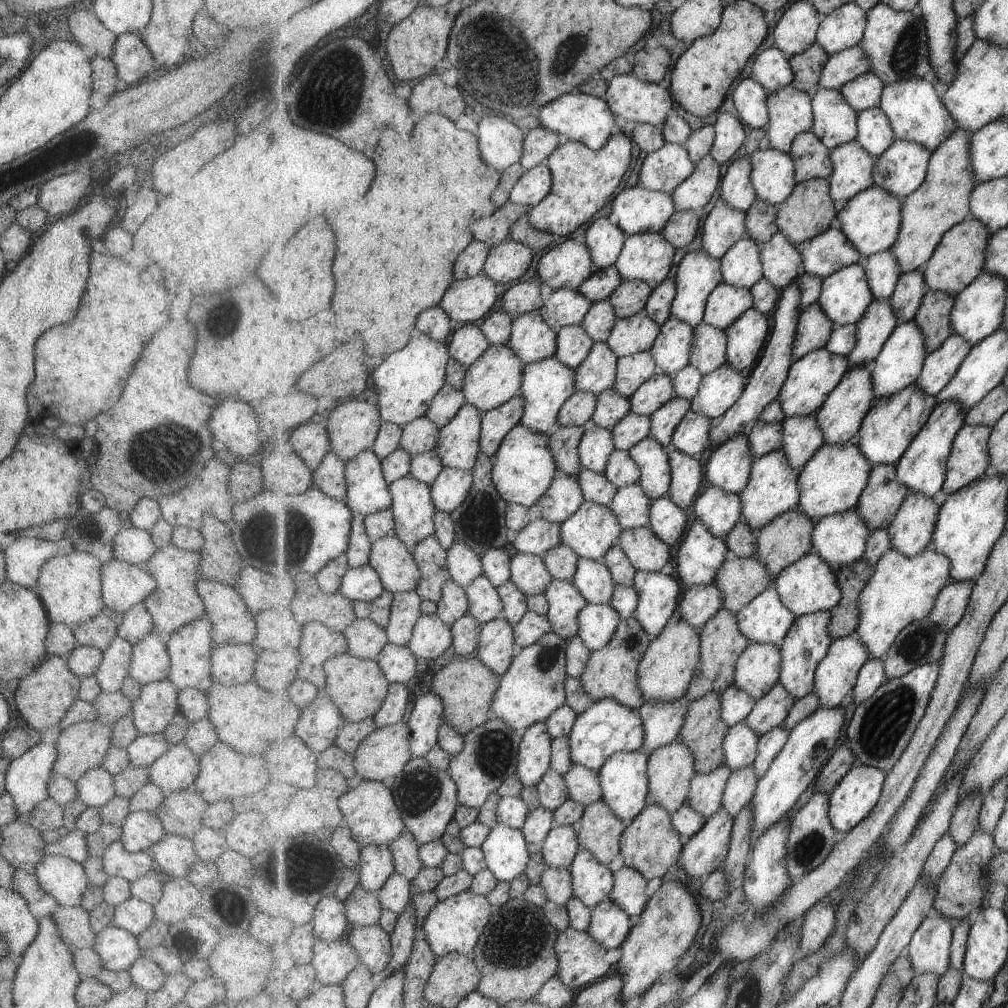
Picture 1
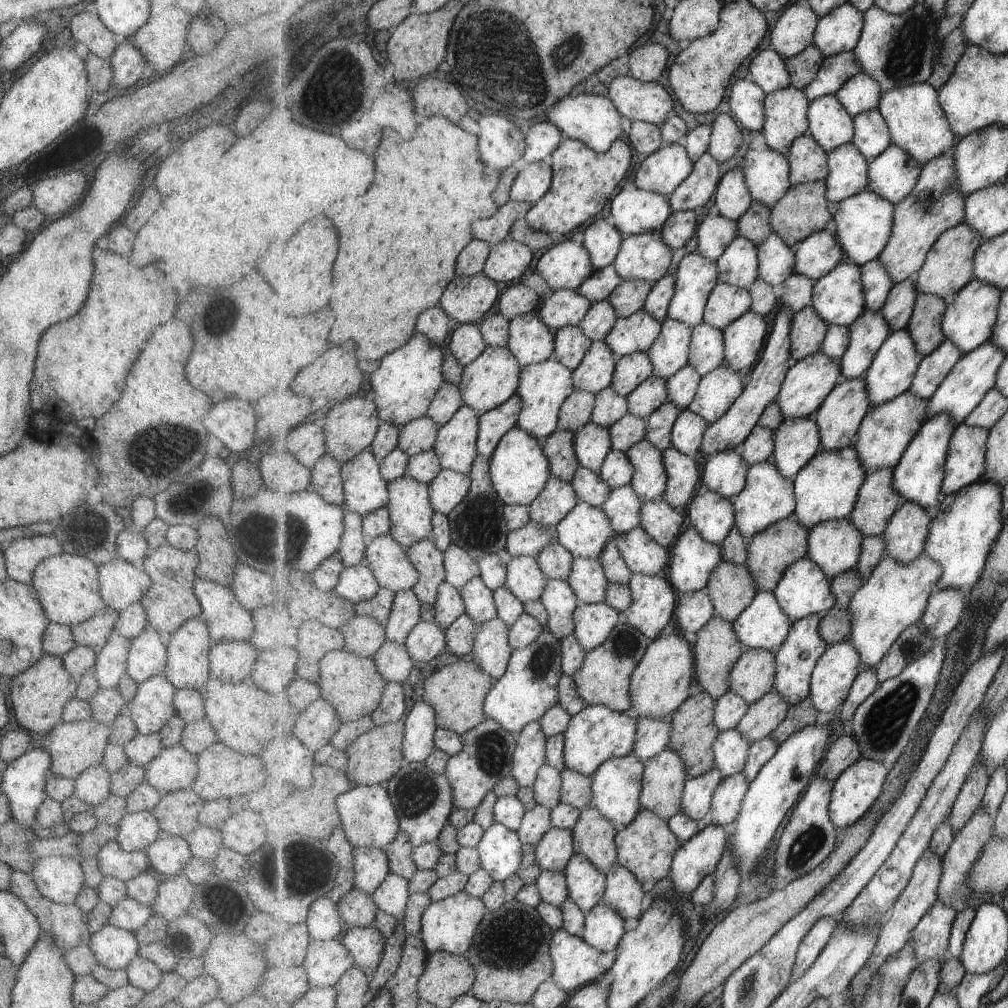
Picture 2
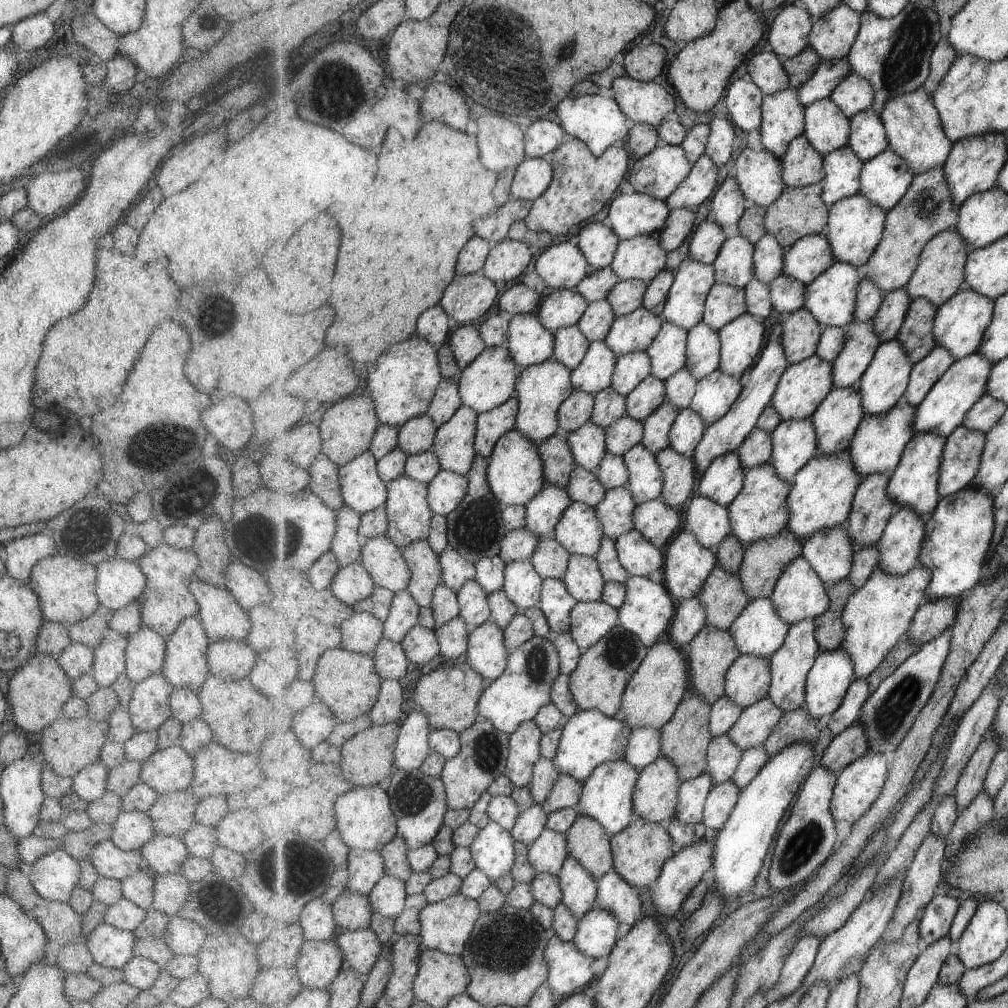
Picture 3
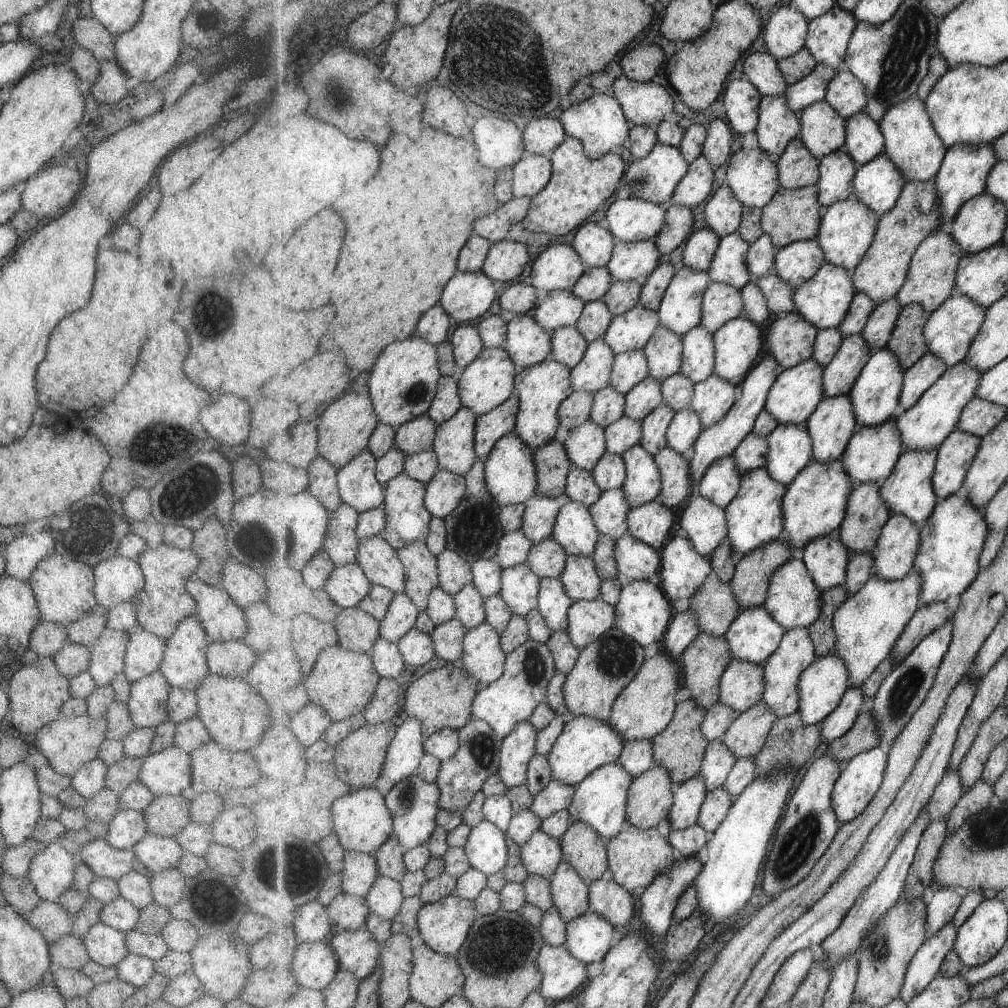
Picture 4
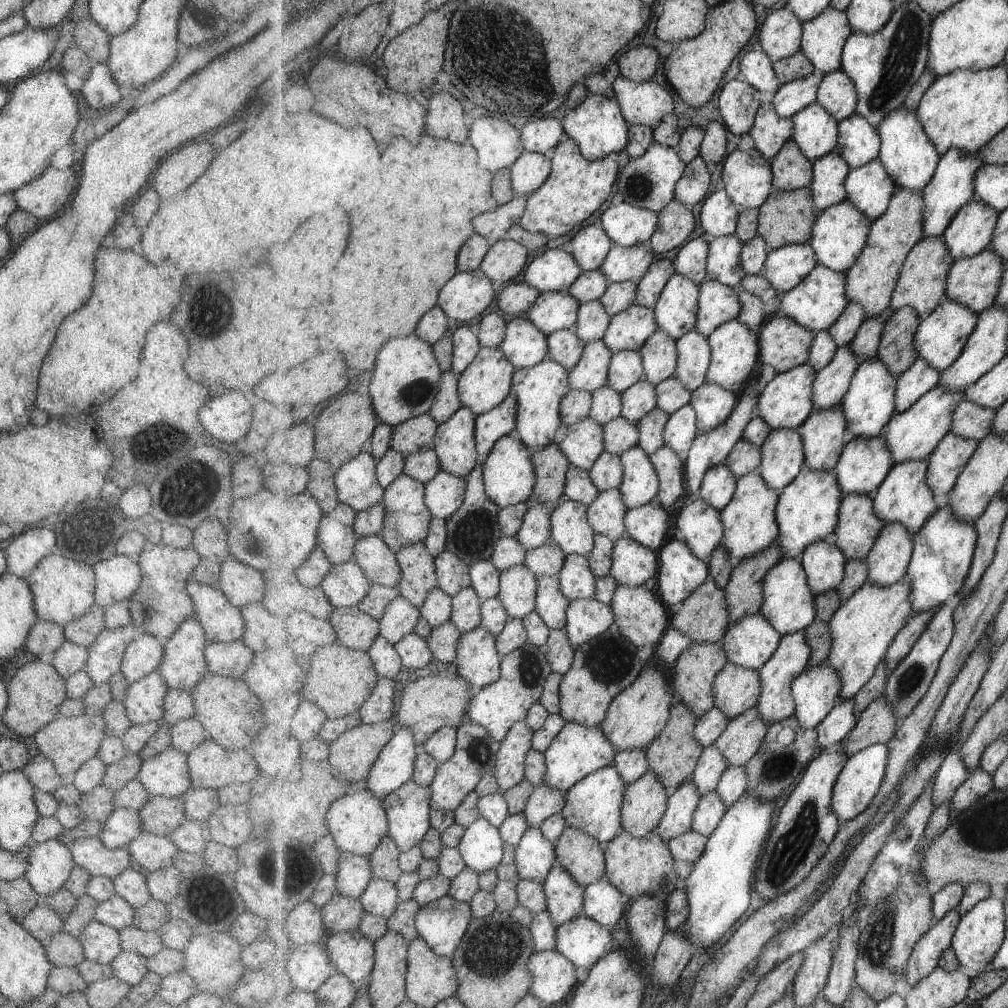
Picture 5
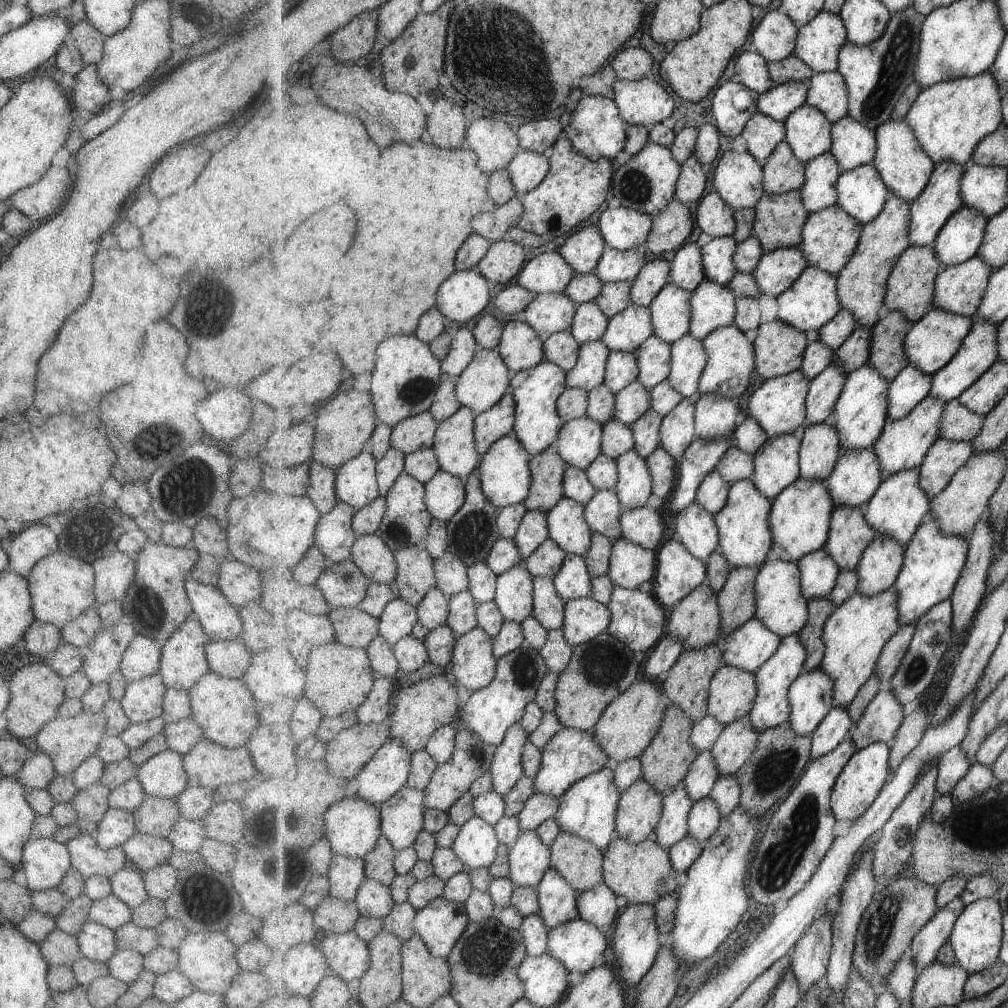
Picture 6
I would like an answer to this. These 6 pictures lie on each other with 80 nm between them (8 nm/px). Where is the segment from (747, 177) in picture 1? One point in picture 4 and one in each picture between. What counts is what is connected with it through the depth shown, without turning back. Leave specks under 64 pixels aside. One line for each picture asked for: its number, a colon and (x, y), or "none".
2: (733, 197)
3: (728, 203)
4: (723, 213)

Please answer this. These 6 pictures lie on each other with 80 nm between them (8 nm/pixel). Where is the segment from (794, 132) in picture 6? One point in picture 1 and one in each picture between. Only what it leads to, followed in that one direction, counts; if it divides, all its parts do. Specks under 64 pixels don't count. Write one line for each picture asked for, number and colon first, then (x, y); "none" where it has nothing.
1: (835, 120)
2: (831, 123)
3: (828, 128)
4: (824, 131)
5: (817, 133)

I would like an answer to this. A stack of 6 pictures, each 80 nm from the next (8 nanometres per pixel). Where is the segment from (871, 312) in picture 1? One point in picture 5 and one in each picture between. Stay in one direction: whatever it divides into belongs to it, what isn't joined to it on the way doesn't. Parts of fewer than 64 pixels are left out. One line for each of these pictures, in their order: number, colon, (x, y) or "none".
2: (869, 332)
3: (862, 342)
4: (840, 375)
5: (833, 382)

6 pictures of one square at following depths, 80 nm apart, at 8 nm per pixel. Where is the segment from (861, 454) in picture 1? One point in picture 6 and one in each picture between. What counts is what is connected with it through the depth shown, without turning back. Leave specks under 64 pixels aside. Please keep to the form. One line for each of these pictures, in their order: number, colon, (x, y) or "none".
2: (828, 488)
3: (823, 493)
4: (815, 505)
5: (808, 510)
6: (801, 517)

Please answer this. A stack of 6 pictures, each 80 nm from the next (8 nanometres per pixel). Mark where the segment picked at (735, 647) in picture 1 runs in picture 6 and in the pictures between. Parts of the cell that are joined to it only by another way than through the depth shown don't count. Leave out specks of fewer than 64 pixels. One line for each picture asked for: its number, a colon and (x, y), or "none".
2: (718, 647)
3: (712, 652)
4: (703, 664)
5: (695, 671)
6: (688, 685)

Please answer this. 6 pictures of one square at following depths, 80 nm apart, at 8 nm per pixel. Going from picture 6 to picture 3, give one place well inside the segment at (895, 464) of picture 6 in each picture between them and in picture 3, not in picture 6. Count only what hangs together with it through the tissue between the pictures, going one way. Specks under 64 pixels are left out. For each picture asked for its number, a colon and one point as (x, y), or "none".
3: (944, 409)
4: (925, 426)
5: (914, 434)

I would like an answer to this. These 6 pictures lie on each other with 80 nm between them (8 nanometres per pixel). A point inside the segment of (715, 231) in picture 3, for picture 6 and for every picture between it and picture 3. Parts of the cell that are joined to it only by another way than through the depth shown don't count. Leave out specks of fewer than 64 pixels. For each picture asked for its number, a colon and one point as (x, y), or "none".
4: (699, 251)
5: (692, 261)
6: (688, 270)

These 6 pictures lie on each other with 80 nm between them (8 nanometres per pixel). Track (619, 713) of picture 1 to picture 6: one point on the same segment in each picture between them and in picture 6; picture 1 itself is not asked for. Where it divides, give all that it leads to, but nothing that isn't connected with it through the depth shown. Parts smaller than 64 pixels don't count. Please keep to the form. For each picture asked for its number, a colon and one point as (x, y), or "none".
2: (598, 733)
3: (590, 738)
4: (587, 743)
5: (579, 750)
6: (572, 754)

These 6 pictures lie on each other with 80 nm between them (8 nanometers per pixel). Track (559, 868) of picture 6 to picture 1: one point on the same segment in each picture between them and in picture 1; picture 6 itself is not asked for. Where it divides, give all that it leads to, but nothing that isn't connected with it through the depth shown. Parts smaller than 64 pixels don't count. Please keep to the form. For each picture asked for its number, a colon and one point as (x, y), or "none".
1: (600, 830)
2: (595, 835)
3: (588, 840)
4: (584, 847)
5: (583, 856)

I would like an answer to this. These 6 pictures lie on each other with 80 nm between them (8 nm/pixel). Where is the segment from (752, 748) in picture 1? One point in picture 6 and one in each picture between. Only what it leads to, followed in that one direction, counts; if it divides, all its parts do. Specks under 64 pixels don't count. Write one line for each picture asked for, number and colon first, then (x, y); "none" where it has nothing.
2: (732, 749)
3: (724, 755)
4: (719, 760)
5: (713, 763)
6: (701, 780)

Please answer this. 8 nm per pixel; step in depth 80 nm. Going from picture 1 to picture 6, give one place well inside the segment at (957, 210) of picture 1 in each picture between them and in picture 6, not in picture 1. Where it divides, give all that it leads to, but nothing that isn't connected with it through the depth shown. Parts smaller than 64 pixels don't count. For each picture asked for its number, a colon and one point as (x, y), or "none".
2: (938, 203)
3: (928, 208)
4: (918, 213)
5: (872, 280)
6: (863, 286)

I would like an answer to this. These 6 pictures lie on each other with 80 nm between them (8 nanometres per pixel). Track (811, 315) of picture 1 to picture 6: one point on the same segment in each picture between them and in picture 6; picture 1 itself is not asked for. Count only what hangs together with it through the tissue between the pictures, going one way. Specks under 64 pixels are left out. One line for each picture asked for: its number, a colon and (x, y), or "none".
2: (809, 329)
3: (801, 333)
4: (792, 338)
5: (785, 344)
6: (780, 347)

